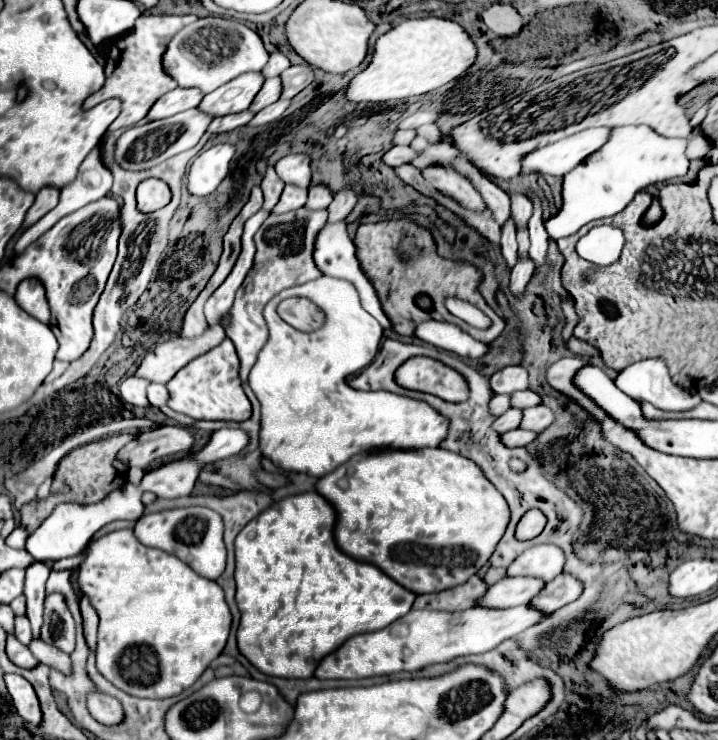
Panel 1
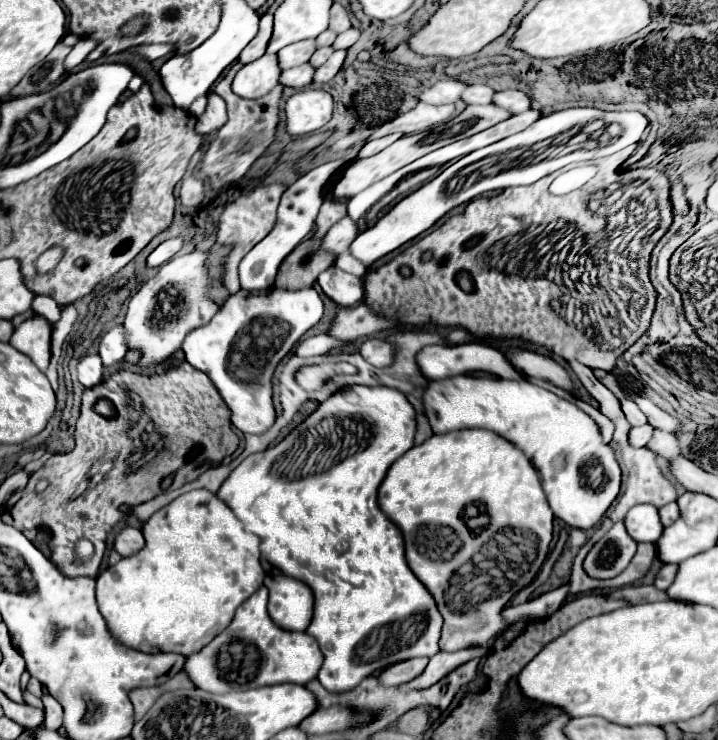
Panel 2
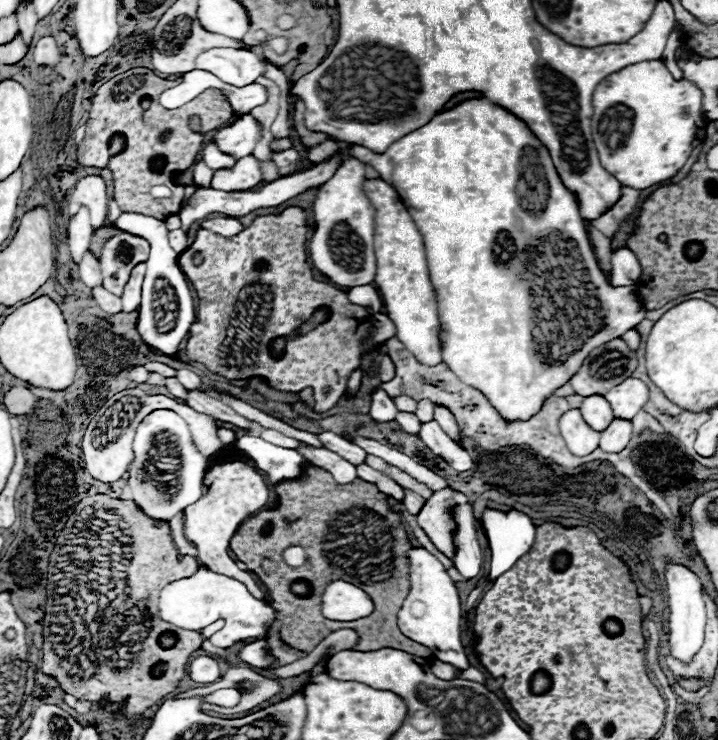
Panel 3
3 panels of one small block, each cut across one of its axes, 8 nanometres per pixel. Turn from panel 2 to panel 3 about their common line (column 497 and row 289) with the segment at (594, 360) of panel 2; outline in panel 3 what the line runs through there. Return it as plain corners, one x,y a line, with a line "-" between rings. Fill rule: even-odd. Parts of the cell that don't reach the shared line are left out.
294,206
286,208
286,210
284,210
282,214
278,214
278,216
258,216
258,218
252,222
252,226
248,226
246,230
242,230
242,232
240,232
238,236
234,236
234,238
218,236
218,234
214,234
214,232
210,232
210,230
206,230
206,228
200,228
200,230
196,232
194,244
192,244
186,252
182,252
182,254
180,254
180,260
178,260
182,272
188,276
188,280
192,282
192,286
196,288
196,294
198,294
198,312
196,312
196,322
194,322
192,328
190,328
190,338
188,338
188,344
186,344
186,354
188,354
190,360
204,364
210,372
214,372
214,374
218,374
218,376
224,376
224,378
228,378
228,380
246,380
246,378
252,378
252,376
262,376
262,378
268,380
268,386
270,386
270,388
280,390
280,392
300,392
300,390
304,390
304,388
312,388
312,390
314,390
314,400
316,400
316,402
314,402
314,410
316,410
316,412
326,412
326,410
334,408
334,406
338,404
338,400
344,396
346,380
348,380
350,372
360,364
362,354
368,352
368,350
362,346
362,340
366,340
366,338
370,336
370,332
372,332
372,320
370,320
372,316
368,314
366,308
360,308
360,306
350,304
350,300
346,298
346,292
336,290
336,288
332,288
330,284
318,282
318,280
312,278
312,268
310,268
308,262
306,262
306,260
308,260
308,258
306,258
306,232
308,232
308,228
306,228
306,212
300,210
300,208
294,208
-
196,252
202,256
202,264
200,264
200,266
196,266
194,260
192,260
192,256
194,256
-
320,308
324,308
324,312
328,312
328,320
324,320
318,328
302,334
302,332
300,332
300,326
302,326
316,310
320,310
-
276,338
284,338
284,348
282,348
280,354
274,352
274,340
276,340
-
324,386
330,386
330,394
328,394
328,396
322,394
322,388
324,388

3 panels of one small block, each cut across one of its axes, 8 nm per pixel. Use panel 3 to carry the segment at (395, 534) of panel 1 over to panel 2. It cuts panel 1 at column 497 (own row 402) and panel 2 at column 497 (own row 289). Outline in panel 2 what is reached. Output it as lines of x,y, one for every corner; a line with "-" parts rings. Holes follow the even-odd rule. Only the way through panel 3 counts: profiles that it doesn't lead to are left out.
490,430
434,434
424,444
410,448
410,452
390,466
380,484
378,504
402,530
408,564
434,594
444,616
440,650
456,652
474,644
492,646
506,628
500,616
502,608
518,590
534,580
552,542
552,510
532,460
526,458
526,454
512,442
-
444,528
452,528
456,538
442,538
446,536
-
428,548
430,552
434,548
434,552
440,554
428,556

